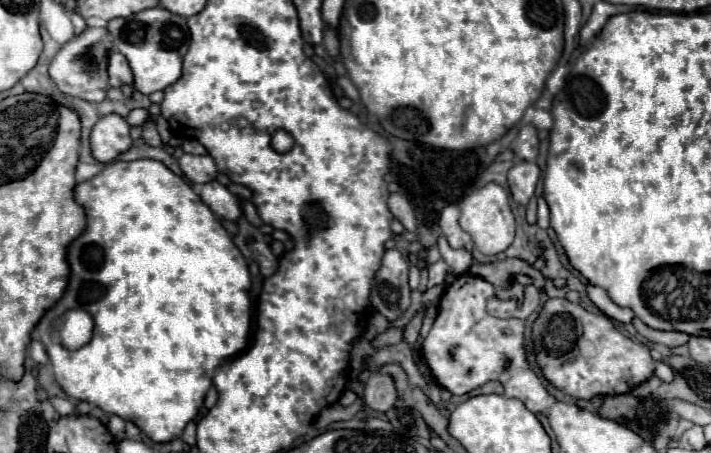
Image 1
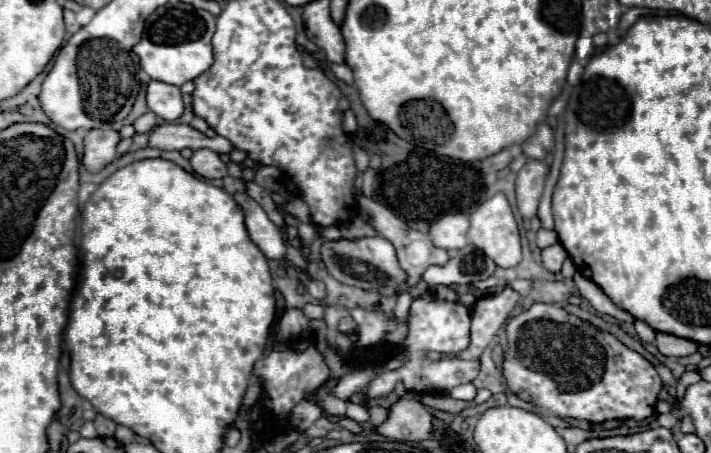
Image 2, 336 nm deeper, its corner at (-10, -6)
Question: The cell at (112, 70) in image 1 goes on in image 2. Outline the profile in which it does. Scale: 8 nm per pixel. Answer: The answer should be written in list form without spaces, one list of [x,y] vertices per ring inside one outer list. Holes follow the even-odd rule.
[[[151,80],[147,84],[147,106],[165,122],[173,122],[183,112],[183,100],[177,86]]]

